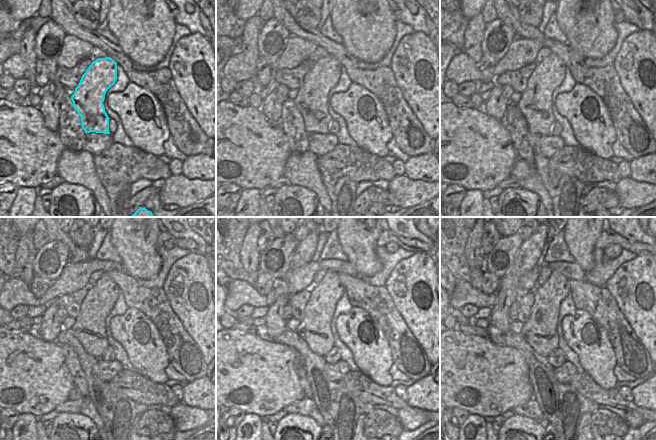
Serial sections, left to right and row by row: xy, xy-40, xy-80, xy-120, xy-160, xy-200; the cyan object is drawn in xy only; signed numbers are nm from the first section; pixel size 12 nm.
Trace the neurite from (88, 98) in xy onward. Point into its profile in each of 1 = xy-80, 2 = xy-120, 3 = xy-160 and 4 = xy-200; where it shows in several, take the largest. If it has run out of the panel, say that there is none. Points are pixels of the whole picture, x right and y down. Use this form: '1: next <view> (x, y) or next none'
1: next xy-80 (536, 104)
2: next xy-120 (89, 329)
3: next xy-160 (314, 328)
4: next xy-200 (540, 331)

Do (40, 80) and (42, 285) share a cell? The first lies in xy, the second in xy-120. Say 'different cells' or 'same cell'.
same cell

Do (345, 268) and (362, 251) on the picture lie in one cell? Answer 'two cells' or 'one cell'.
two cells

